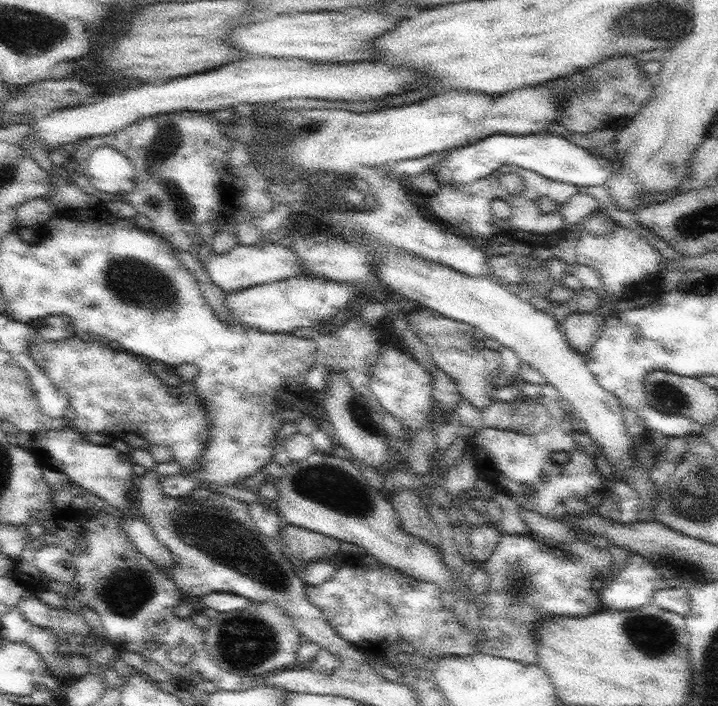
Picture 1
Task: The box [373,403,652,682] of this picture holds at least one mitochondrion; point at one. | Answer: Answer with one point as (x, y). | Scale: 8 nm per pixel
(519, 583)

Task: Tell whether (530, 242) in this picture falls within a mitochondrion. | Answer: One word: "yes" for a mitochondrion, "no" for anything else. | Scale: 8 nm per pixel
no

